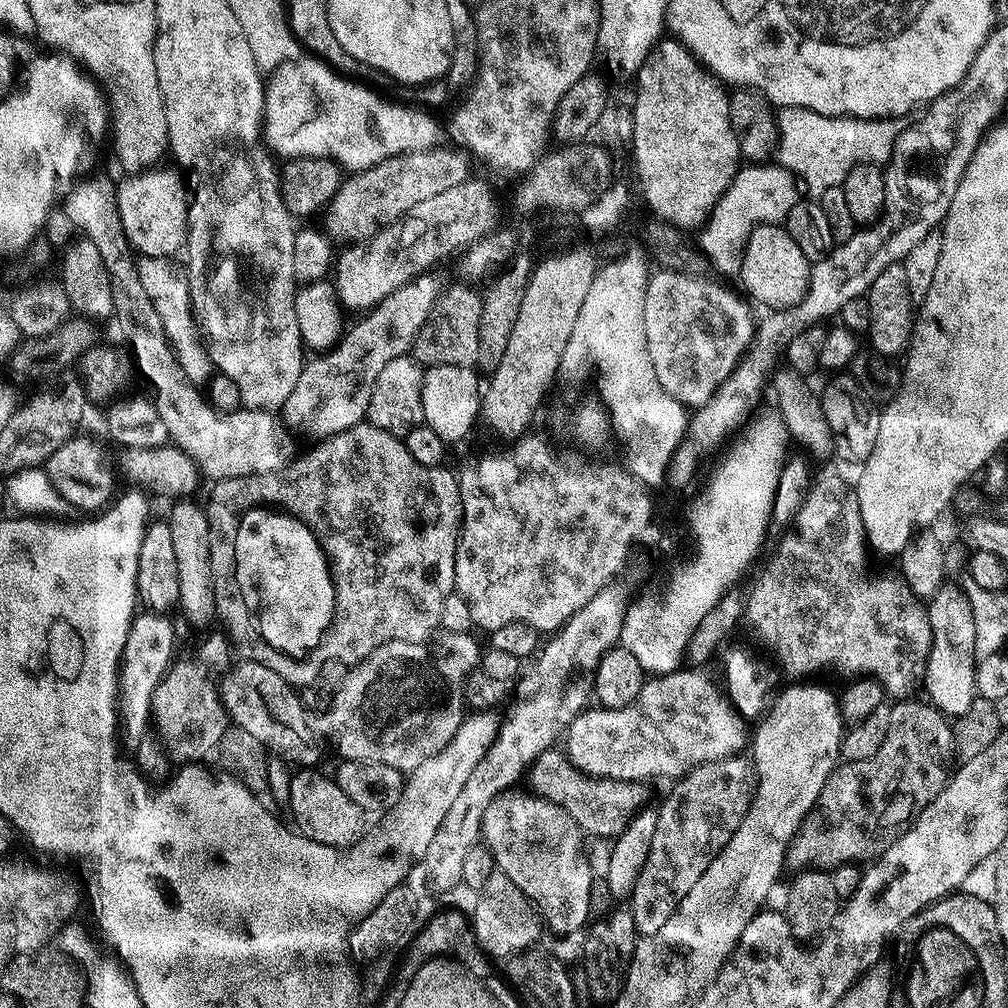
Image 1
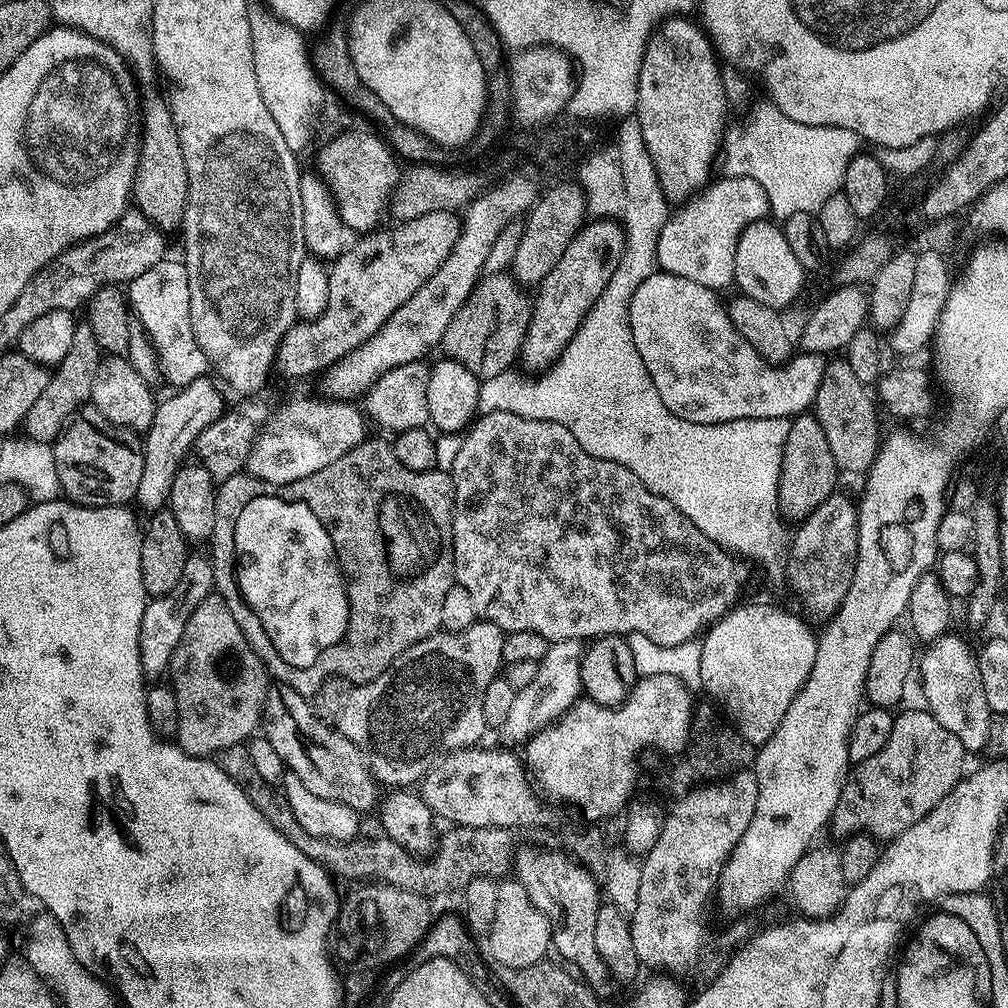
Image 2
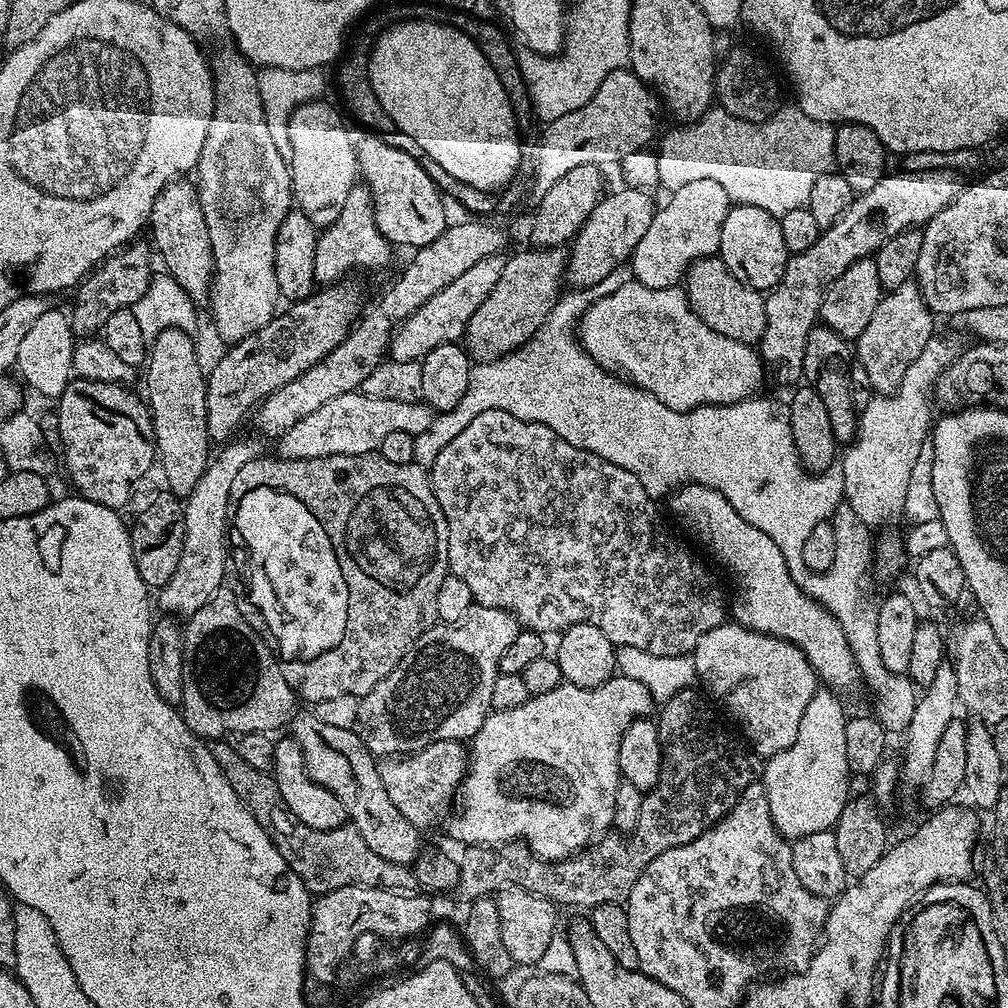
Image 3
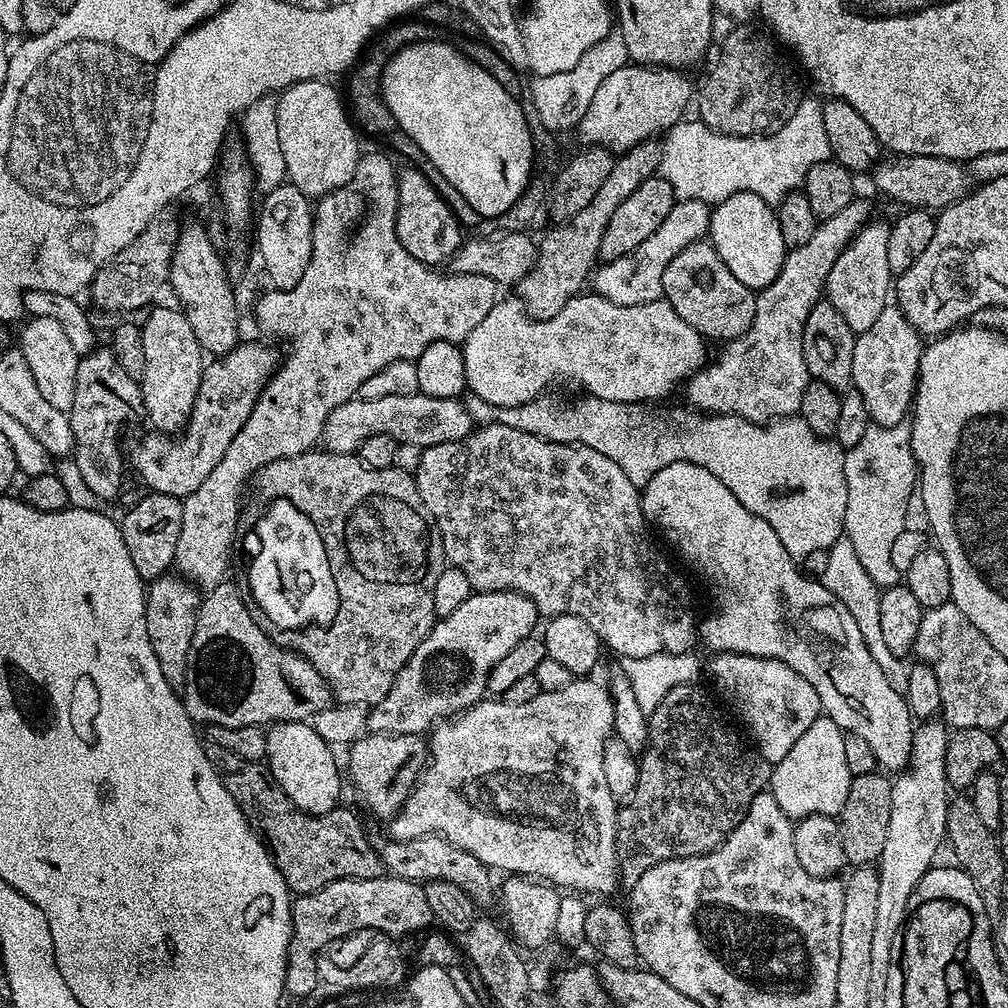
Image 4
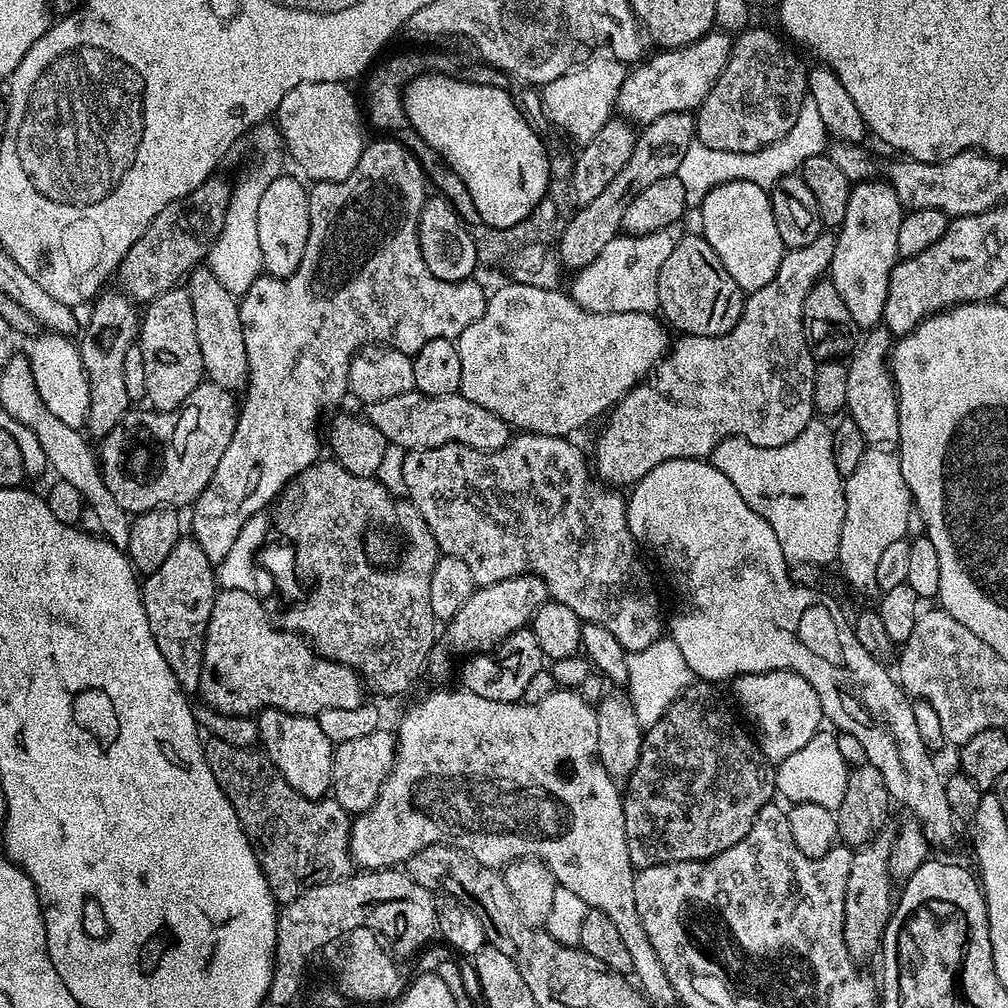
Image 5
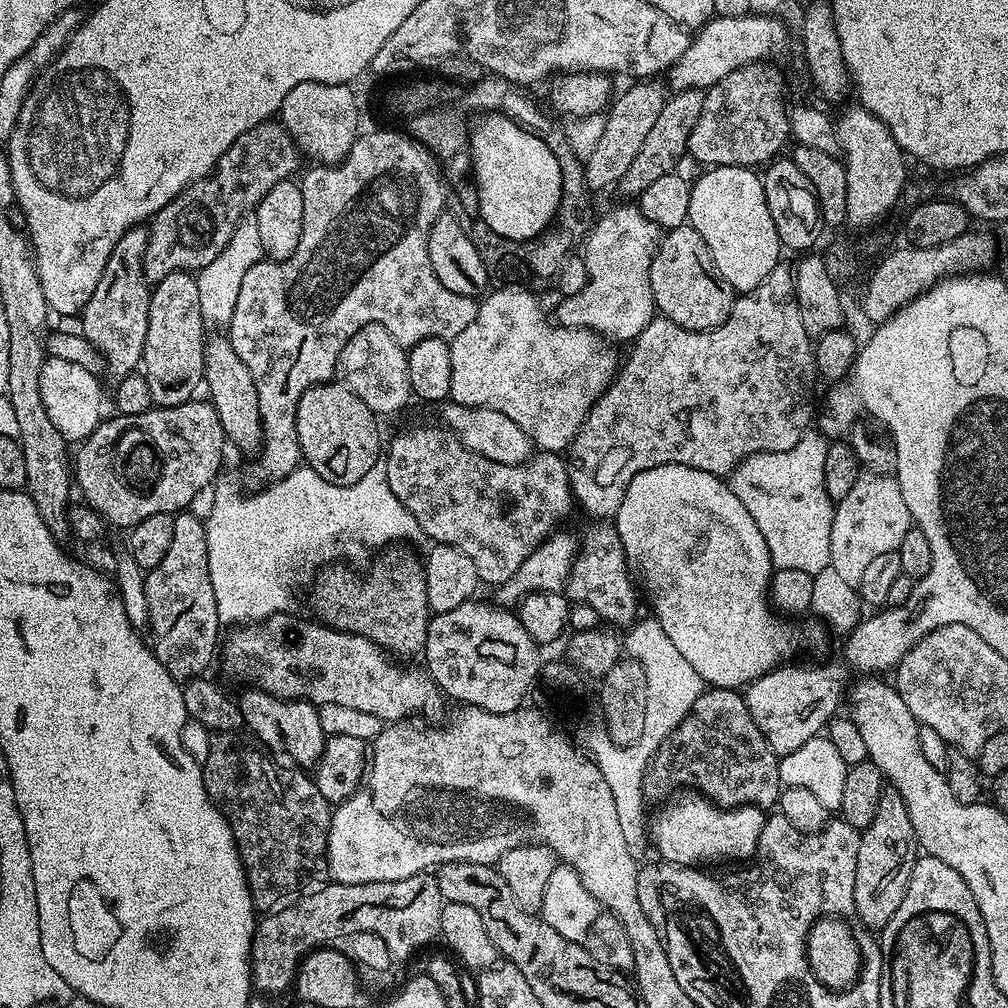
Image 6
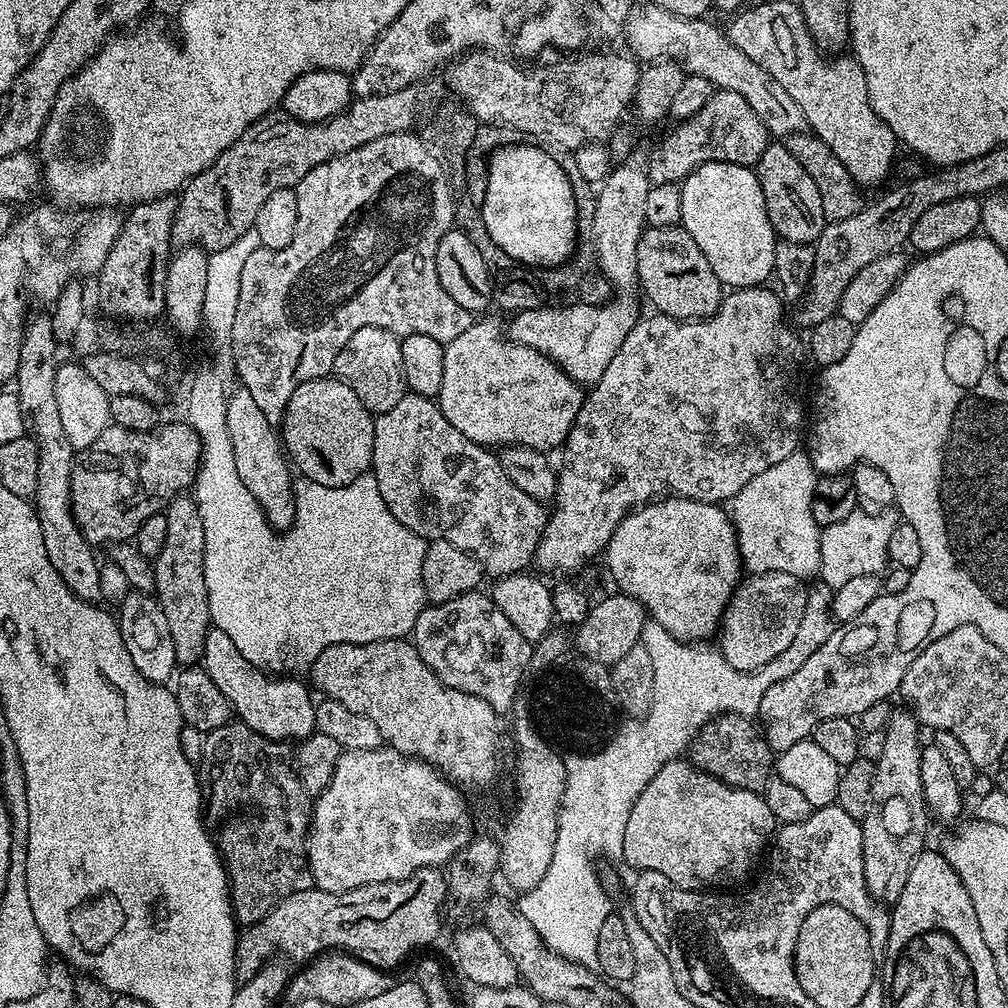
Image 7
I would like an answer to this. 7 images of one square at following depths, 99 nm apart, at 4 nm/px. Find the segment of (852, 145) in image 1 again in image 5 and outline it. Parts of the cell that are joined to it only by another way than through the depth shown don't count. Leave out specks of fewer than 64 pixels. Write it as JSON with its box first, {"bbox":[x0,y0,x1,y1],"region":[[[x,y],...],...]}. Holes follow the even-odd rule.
{"bbox":[676,98,830,208],"region":[[[811,98],[802,102],[802,110],[798,110],[798,119],[794,126],[778,142],[753,152],[731,152],[730,150],[714,150],[700,141],[693,141],[682,157],[676,176],[686,191],[688,207],[696,208],[704,200],[706,194],[714,186],[741,180],[754,182],[758,186],[771,189],[783,176],[791,176],[806,162],[806,158],[821,155],[827,149],[830,137],[822,117],[818,115],[818,106],[814,106]]]}

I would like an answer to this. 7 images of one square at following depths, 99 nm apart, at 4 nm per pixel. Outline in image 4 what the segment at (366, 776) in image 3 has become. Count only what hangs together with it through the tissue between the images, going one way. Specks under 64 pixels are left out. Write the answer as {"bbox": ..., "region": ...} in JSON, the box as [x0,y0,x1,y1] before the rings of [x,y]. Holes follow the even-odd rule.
{"bbox":[379,836,494,906],"region":[[[426,836],[423,840],[409,840],[397,842],[391,838],[385,839],[384,845],[379,845],[380,861],[384,864],[385,873],[397,876],[403,880],[427,882],[430,880],[445,880],[454,882],[477,905],[483,906],[488,899],[493,899],[494,884],[490,877],[490,869],[478,862],[474,854],[454,846],[449,840],[443,840],[440,836]]]}

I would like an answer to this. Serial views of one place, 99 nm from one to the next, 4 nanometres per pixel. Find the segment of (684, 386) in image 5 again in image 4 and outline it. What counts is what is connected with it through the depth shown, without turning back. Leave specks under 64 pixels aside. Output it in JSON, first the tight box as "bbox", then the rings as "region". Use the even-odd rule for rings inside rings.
{"bbox":[686,198,873,424],"region":[[[854,198],[850,206],[838,210],[830,218],[819,221],[813,236],[802,246],[791,249],[782,262],[782,270],[778,270],[778,278],[770,282],[770,286],[756,292],[756,313],[754,322],[738,338],[727,341],[724,348],[711,362],[696,371],[686,382],[688,400],[693,409],[704,414],[719,414],[721,416],[740,416],[755,424],[766,424],[774,420],[783,420],[797,415],[802,406],[802,394],[810,379],[806,358],[802,350],[802,338],[806,318],[812,307],[825,295],[824,283],[830,274],[830,266],[838,262],[838,254],[849,242],[862,231],[864,225],[873,219],[872,204],[868,200]]]}

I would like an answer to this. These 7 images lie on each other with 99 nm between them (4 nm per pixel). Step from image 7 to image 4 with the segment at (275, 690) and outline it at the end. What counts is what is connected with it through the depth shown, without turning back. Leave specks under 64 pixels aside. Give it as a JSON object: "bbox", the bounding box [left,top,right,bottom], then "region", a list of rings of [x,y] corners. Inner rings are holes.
{"bbox":[264,720,342,816],"region":[[[281,720],[279,724],[271,725],[266,731],[266,754],[264,760],[269,772],[272,773],[274,782],[294,802],[294,806],[304,816],[324,816],[330,810],[341,807],[340,800],[340,776],[342,780],[342,768],[336,765],[336,756],[333,745],[323,740],[311,723],[303,720]]]}

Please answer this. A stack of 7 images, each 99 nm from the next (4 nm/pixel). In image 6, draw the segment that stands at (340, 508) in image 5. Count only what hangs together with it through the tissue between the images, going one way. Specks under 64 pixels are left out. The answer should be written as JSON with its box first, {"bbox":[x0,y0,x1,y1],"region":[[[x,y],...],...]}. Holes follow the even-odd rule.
{"bbox":[312,552,430,658],"region":[[[392,552],[380,560],[380,568],[372,568],[368,576],[356,580],[352,572],[340,566],[328,566],[319,573],[312,588],[312,608],[329,628],[353,632],[370,638],[385,652],[396,658],[419,657],[426,646],[426,630],[430,609],[426,598],[426,578],[421,561],[412,552],[399,556]]]}

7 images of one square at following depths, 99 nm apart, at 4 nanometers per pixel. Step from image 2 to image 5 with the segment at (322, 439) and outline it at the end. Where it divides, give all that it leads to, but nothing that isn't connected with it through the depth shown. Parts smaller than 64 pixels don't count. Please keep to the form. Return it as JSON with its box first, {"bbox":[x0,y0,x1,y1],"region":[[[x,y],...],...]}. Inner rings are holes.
{"bbox":[366,390,510,452],"region":[[[413,390],[398,394],[398,398],[386,398],[367,405],[366,418],[382,430],[389,444],[397,444],[407,450],[461,444],[474,450],[497,452],[507,446],[510,439],[510,425],[505,420],[486,410],[486,406],[478,406],[478,402],[470,402],[470,398],[459,394],[427,396]]]}

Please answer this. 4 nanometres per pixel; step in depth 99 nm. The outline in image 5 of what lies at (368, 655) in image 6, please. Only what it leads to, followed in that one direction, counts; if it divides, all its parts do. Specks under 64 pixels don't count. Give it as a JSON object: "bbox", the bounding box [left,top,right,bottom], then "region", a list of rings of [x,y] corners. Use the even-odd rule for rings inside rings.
{"bbox":[198,588,365,717],"region":[[[229,588],[217,591],[204,639],[198,691],[209,708],[231,716],[255,717],[266,708],[277,708],[317,717],[326,710],[354,710],[365,703],[364,692],[360,673],[327,660],[303,636],[277,626],[256,594]]]}

